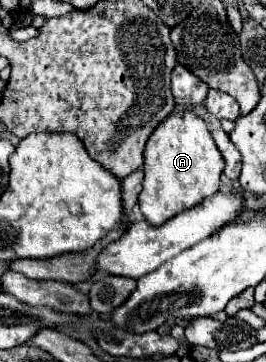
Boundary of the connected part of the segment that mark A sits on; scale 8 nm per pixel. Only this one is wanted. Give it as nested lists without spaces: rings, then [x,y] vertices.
[[[193,111],[171,113],[151,133],[145,145],[145,179],[139,193],[139,207],[149,225],[163,225],[181,211],[189,211],[201,201],[213,197],[219,191],[219,177],[225,169],[225,161],[205,127]]]

